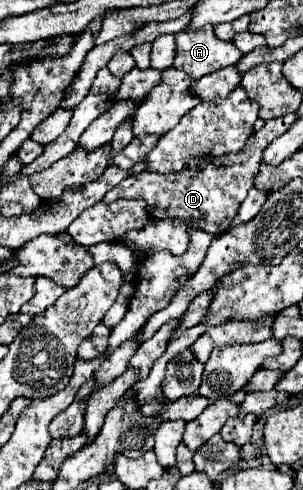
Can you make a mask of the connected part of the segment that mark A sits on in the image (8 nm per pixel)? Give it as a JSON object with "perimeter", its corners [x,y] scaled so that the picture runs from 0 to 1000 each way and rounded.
{"perimeter":[[[700,53],[653,65],[607,61],[581,69],[574,135],[620,147],[634,163],[660,163],[693,147],[766,135],[792,122],[792,114],[799,106],[766,86],[733,86],[713,78]]]}

